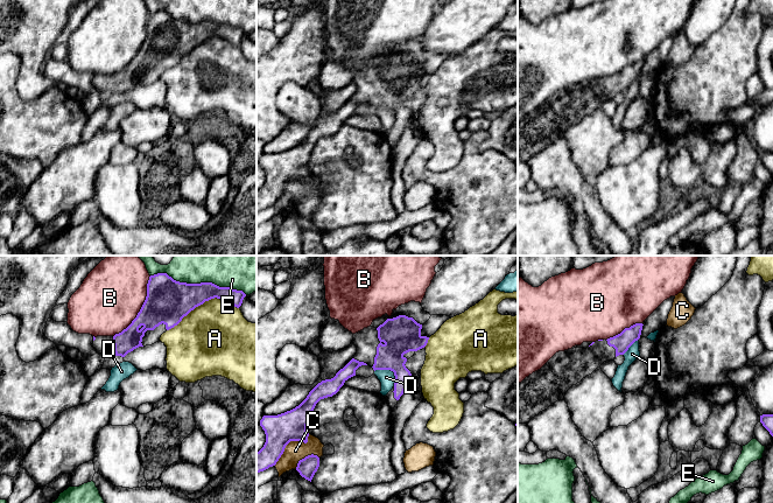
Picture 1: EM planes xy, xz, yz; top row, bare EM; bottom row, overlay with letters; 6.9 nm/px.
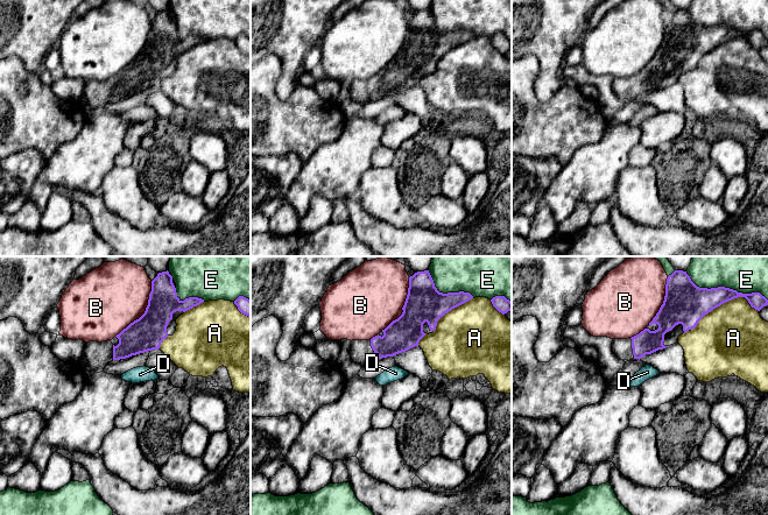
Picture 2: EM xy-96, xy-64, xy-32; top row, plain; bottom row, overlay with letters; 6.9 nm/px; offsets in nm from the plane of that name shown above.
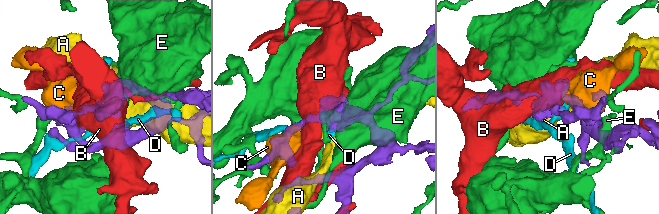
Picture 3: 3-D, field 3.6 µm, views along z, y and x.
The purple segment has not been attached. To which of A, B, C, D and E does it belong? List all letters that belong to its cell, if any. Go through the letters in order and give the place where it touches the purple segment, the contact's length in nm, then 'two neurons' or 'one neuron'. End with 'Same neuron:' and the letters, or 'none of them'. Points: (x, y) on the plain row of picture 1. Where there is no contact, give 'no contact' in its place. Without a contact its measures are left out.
A: meets purple in xy at (202, 42); contact 500 nm long; two neurons
B: meets purple in xy at (141, 47); contact 500 nm long; two neurons
C: meets purple in xz at (294, 179); contact 340 nm long; two neurons
D: meets purple in xz at (391, 109); contact 180 nm long; two neurons
E: meets purple in xy at (198, 22); contact 700 nm long; two neurons
Same neuron: none of them

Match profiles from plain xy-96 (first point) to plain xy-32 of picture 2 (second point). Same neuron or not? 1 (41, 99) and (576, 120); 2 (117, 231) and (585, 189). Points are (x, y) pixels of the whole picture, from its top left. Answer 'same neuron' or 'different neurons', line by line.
1: same neuron
2: different neurons

